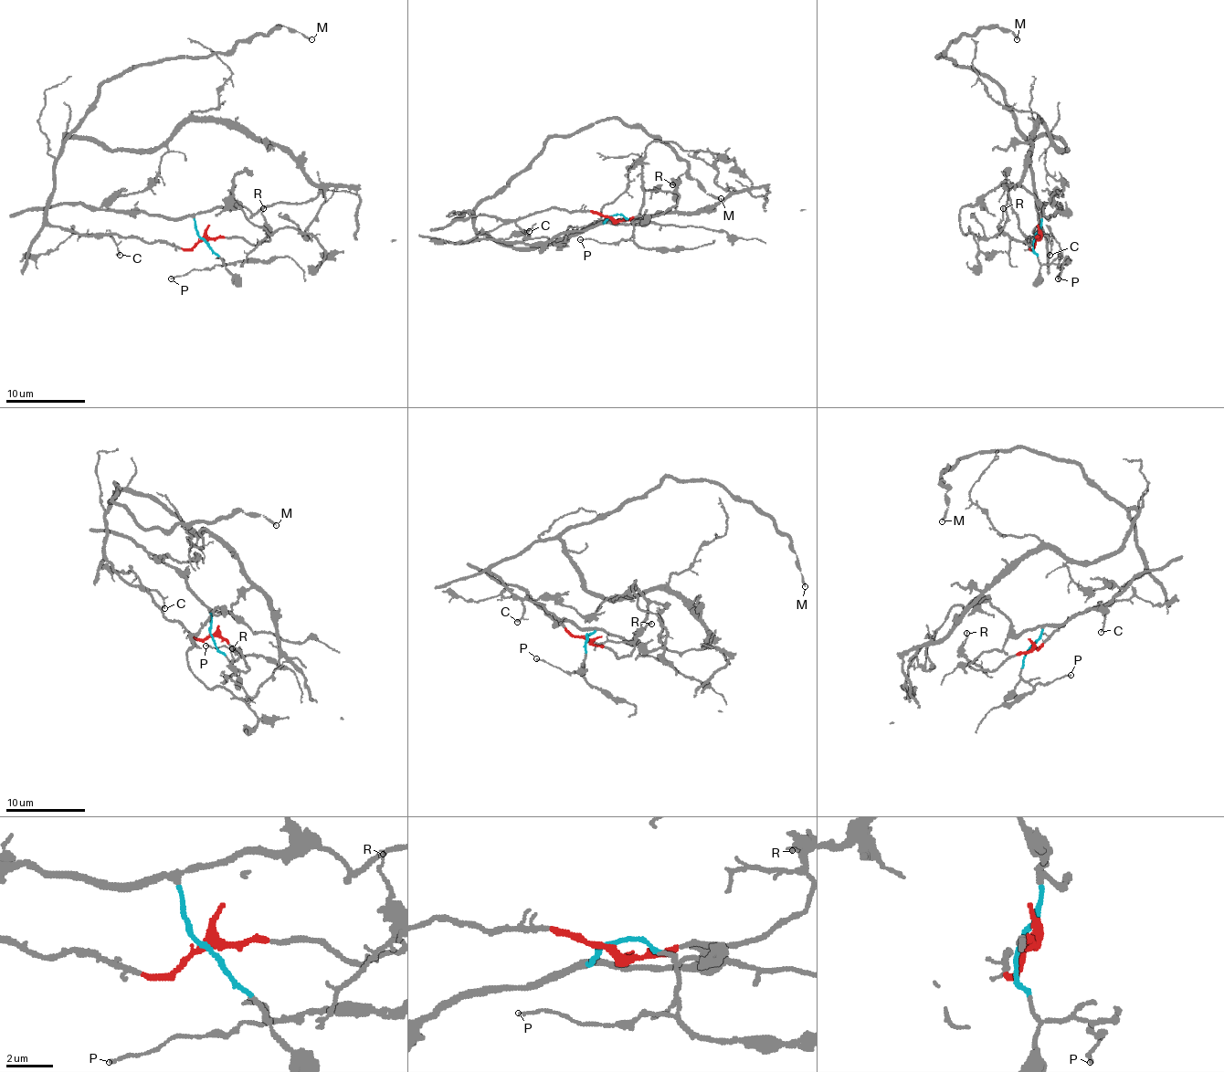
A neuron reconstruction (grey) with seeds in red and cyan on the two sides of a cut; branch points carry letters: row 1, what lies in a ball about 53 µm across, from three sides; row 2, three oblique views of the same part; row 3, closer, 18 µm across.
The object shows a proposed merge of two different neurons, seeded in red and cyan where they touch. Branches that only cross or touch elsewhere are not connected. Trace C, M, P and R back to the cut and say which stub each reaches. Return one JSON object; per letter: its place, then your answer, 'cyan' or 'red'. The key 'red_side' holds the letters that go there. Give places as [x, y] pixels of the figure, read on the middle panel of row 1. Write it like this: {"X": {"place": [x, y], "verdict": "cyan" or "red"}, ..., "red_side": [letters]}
{"C": {"place": [529, 231], "verdict": "red"}, "M": {"place": [721, 198], "verdict": "red"}, "P": {"place": [580, 239], "verdict": "cyan"}, "R": {"place": [672, 184], "verdict": "red"}, "red_side": ["C", "M", "R"]}

